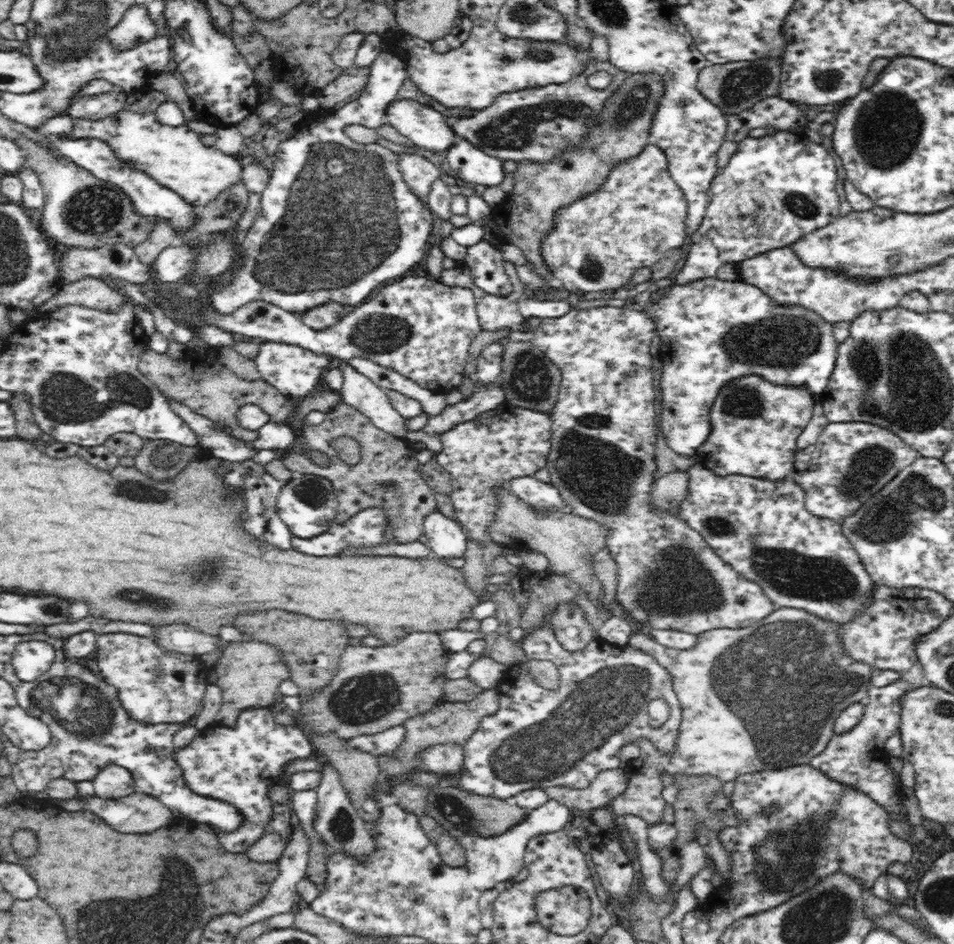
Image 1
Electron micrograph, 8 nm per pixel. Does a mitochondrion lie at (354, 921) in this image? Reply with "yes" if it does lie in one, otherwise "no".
no

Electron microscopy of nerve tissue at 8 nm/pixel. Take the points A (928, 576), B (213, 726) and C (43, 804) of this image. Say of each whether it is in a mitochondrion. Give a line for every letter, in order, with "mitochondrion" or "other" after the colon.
A: other
B: other
C: other

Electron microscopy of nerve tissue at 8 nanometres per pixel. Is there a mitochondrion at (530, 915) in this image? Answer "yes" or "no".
no

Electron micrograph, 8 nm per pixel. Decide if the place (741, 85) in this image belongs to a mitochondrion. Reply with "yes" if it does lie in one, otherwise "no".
yes

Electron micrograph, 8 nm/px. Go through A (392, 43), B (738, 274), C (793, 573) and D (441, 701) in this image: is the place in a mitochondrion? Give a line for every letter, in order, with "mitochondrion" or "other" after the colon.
A: other
B: other
C: mitochondrion
D: other

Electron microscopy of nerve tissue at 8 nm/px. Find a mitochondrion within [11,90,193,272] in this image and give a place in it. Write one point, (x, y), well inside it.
(94, 209)

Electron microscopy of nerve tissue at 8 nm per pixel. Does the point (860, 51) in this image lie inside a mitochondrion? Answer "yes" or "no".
no

